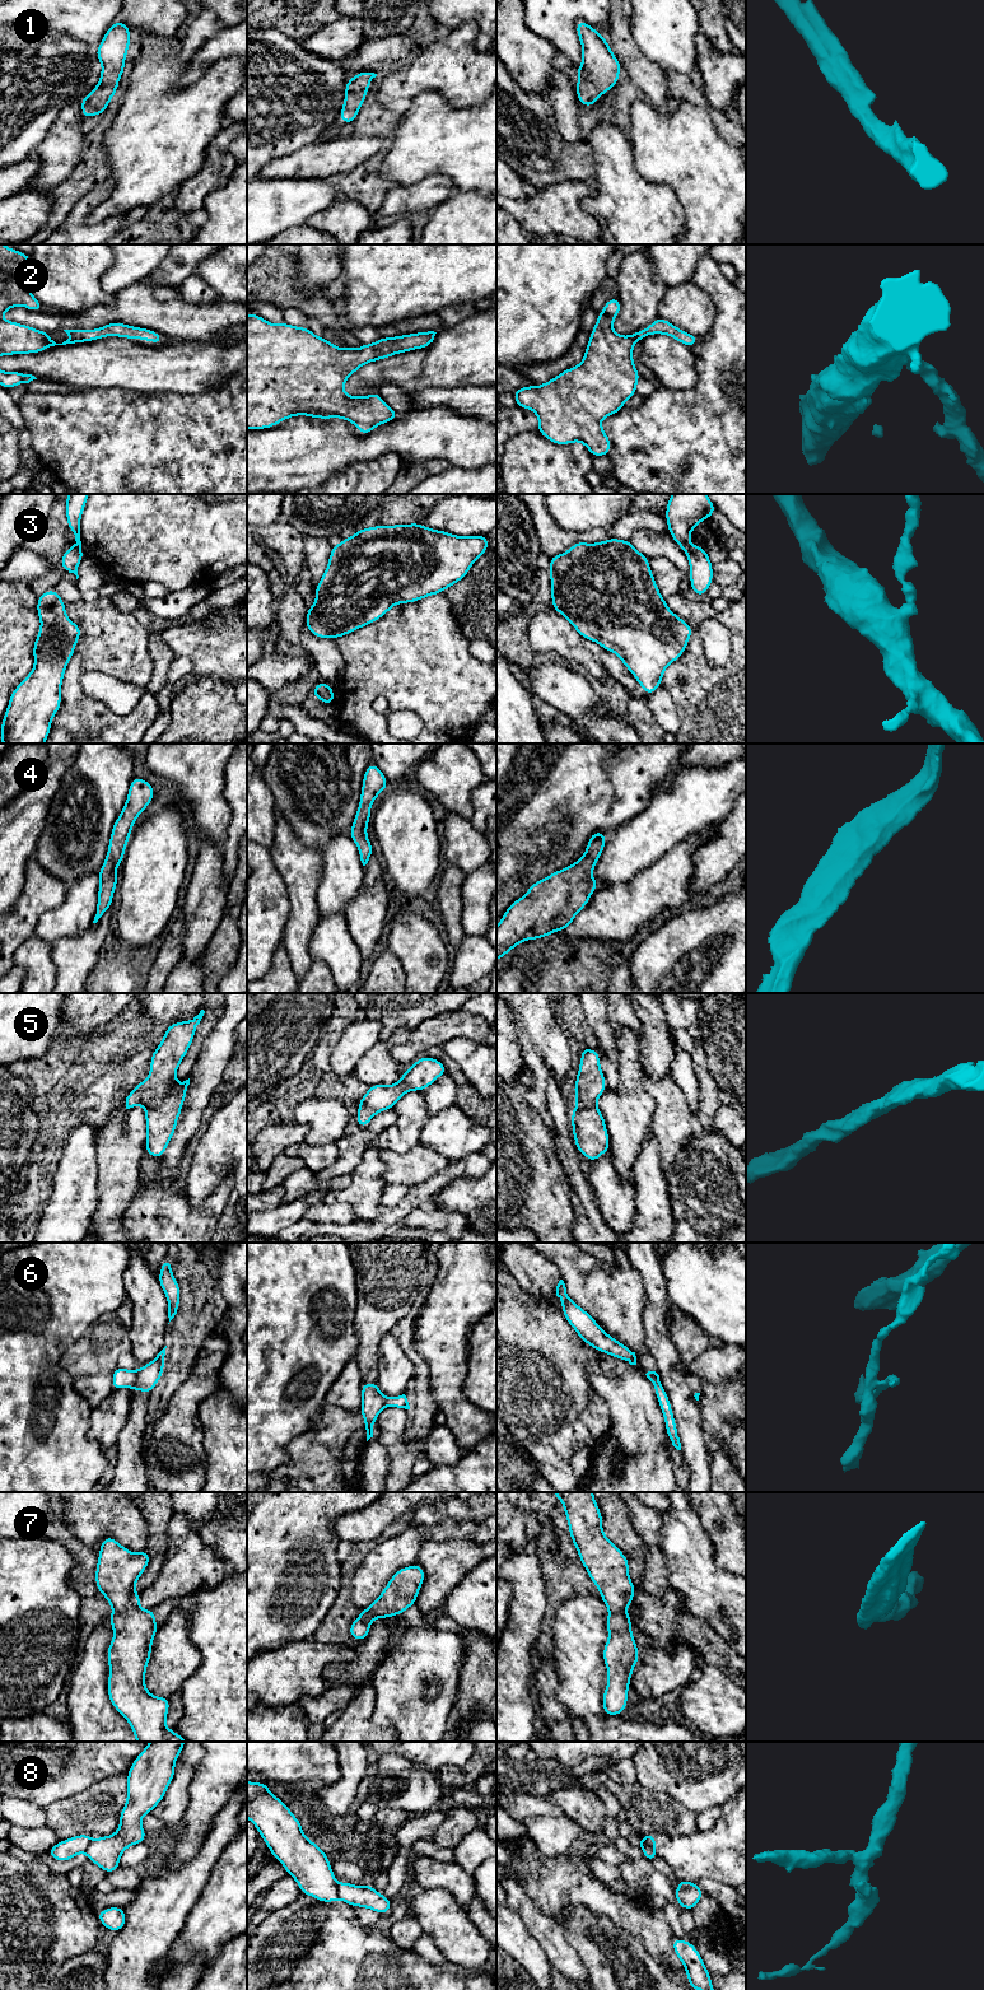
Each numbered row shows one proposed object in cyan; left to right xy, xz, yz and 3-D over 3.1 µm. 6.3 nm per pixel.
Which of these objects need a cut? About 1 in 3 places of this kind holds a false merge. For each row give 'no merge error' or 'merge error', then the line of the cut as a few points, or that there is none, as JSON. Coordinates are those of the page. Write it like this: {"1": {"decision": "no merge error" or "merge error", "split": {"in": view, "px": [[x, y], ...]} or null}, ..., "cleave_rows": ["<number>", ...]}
{"1": {"decision": "no merge error", "split": null}, "2": {"decision": "no merge error", "split": null}, "3": {"decision": "merge error", "split": {"in": "xy", "px": [[71, 546], [80, 550]]}}, "4": {"decision": "no merge error", "split": null}, "5": {"decision": "no merge error", "split": null}, "6": {"decision": "merge error", "split": {"in": "xy", "px": [[138, 1371], [138, 1378], [131, 1388]]}}, "7": {"decision": "no merge error", "split": null}, "8": {"decision": "merge error", "split": {"in": "xz", "px": [[336, 1884], [339, 1898]]}}, "cleave_rows": ["3", "6", "8"]}

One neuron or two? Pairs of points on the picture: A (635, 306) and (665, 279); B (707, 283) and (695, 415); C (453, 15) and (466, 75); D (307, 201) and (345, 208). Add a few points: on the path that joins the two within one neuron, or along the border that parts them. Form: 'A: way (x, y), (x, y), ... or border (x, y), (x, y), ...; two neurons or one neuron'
A: border (651, 257), (654, 282), (663, 289); two neurons
B: way (726, 316), (726, 380), (723, 382); one neuron
C: border (452, 28), (474, 21), (477, 24), (475, 50); two neurons
D: border (339, 199), (318, 210), (306, 223); two neurons

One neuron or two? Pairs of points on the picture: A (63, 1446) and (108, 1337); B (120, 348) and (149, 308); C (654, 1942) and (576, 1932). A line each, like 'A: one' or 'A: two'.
A: two
B: two
C: two

